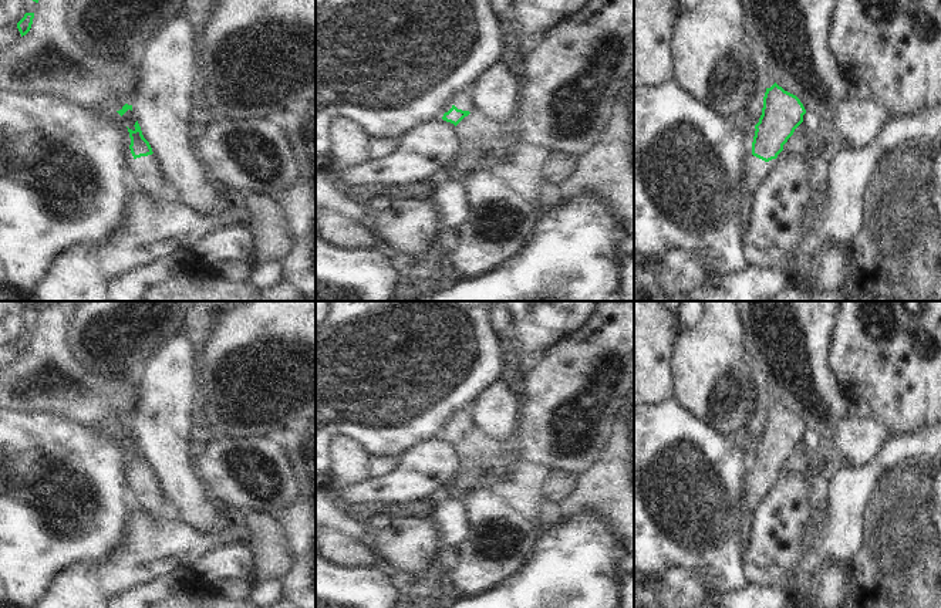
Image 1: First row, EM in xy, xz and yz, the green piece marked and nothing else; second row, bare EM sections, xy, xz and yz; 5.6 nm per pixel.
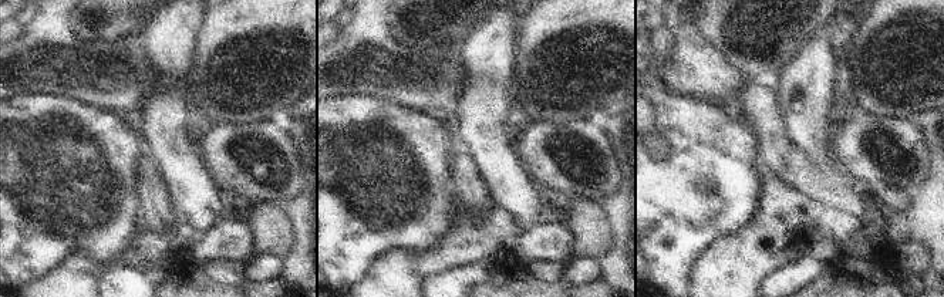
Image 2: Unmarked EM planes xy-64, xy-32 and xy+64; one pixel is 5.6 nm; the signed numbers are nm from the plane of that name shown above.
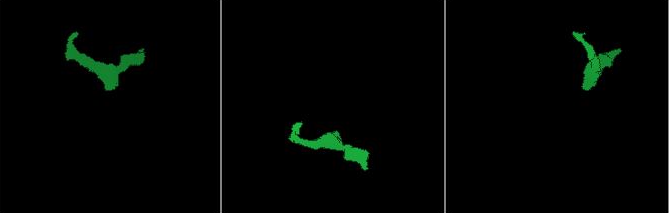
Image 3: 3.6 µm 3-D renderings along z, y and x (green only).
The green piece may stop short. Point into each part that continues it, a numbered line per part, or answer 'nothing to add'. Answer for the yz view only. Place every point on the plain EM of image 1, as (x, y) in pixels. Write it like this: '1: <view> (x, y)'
1: yz (756, 486)

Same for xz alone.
1: xz (465, 421)

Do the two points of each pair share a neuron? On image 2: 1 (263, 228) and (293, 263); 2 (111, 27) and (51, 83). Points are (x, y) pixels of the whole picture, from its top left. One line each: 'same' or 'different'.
1: different
2: different

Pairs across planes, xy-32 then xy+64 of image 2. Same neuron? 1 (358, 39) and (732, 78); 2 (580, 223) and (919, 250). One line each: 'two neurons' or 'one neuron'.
1: one neuron
2: one neuron

